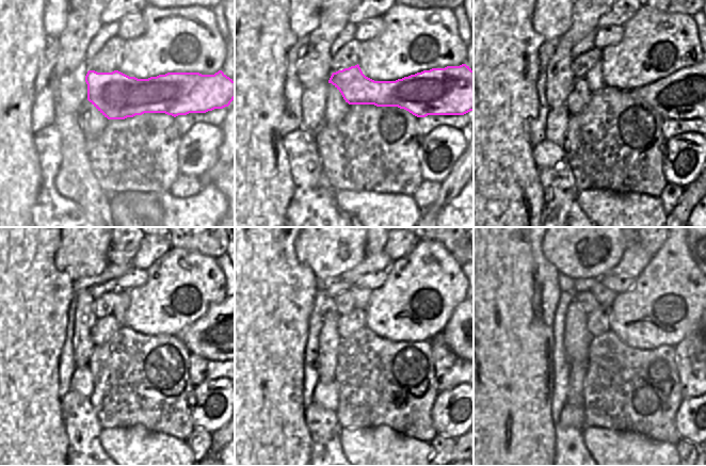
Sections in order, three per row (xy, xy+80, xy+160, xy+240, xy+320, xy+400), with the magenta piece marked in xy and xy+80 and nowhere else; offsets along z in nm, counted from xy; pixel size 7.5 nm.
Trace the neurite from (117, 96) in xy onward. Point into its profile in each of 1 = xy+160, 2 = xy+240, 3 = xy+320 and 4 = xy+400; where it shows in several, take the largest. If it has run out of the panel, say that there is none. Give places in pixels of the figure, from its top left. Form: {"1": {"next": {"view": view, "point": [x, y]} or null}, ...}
{"1": {"next": {"view": "xy+160", "point": [690, 93]}}, "2": {"next": {"view": "xy+240", "point": [212, 336]}}, "3": {"next": {"view": "xy+320", "point": [451, 333]}}, "4": {"next": {"view": "xy+400", "point": [605, 296]}}}

